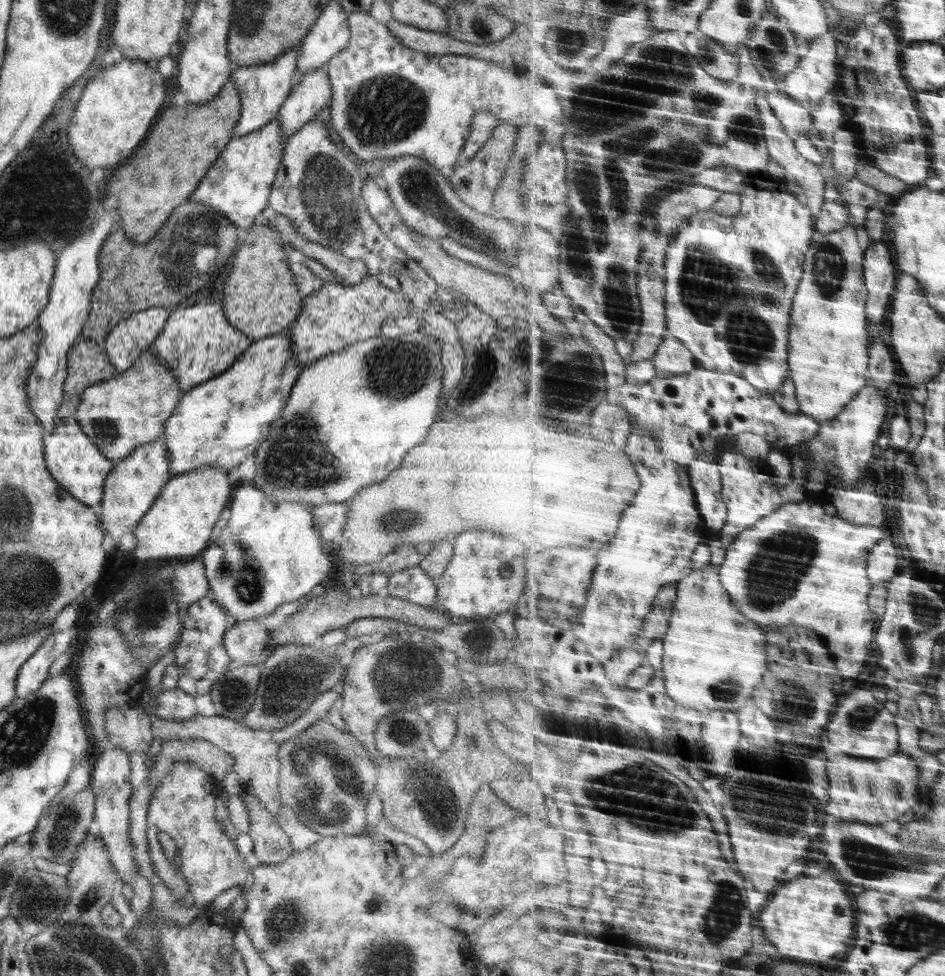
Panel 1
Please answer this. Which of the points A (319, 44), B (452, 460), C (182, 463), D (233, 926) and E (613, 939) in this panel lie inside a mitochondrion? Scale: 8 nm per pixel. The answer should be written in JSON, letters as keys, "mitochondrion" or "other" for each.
{"A":"other","B":"other","C":"other","D":"other","E":"other"}

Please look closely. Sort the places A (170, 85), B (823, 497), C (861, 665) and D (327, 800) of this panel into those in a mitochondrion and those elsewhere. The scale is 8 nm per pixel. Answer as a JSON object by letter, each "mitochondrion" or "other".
{"A":"other","B":"other","C":"other","D":"mitochondrion"}

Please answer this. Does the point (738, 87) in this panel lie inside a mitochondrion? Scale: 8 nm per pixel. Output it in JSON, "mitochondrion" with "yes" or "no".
{"mitochondrion":"no"}

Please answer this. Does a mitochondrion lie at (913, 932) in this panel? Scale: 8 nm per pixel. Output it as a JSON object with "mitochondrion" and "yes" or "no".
{"mitochondrion":"yes"}

